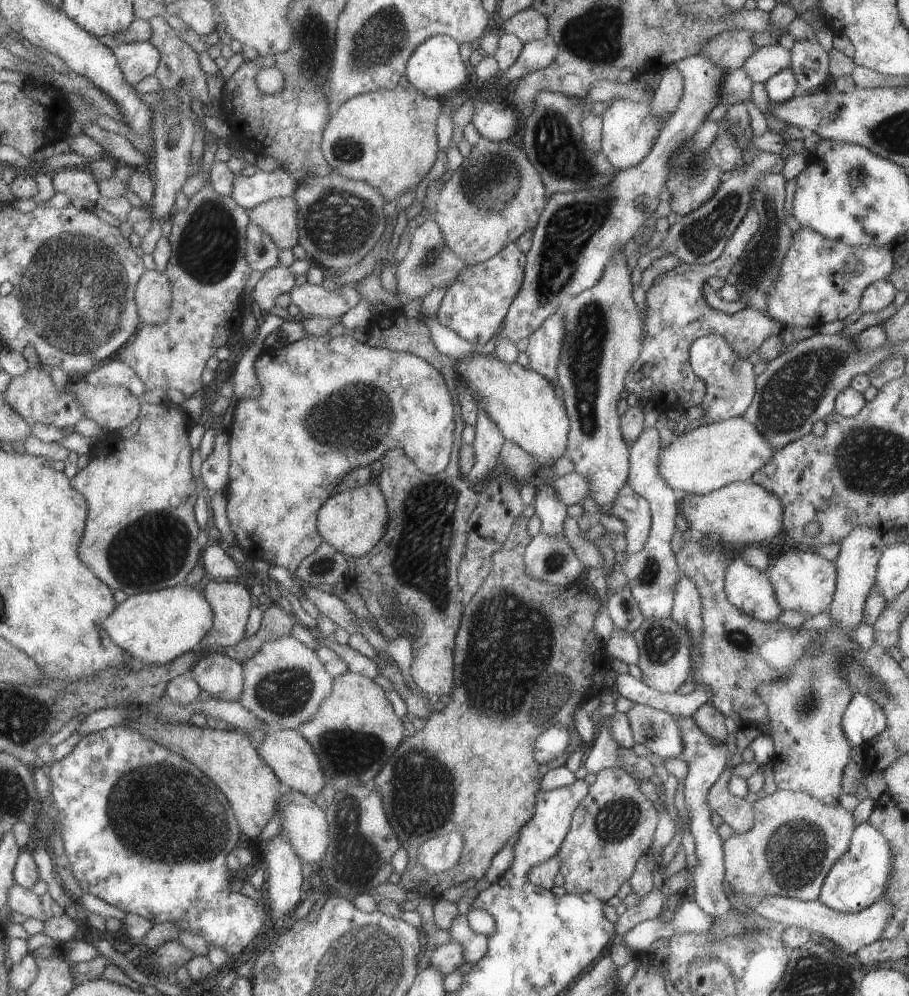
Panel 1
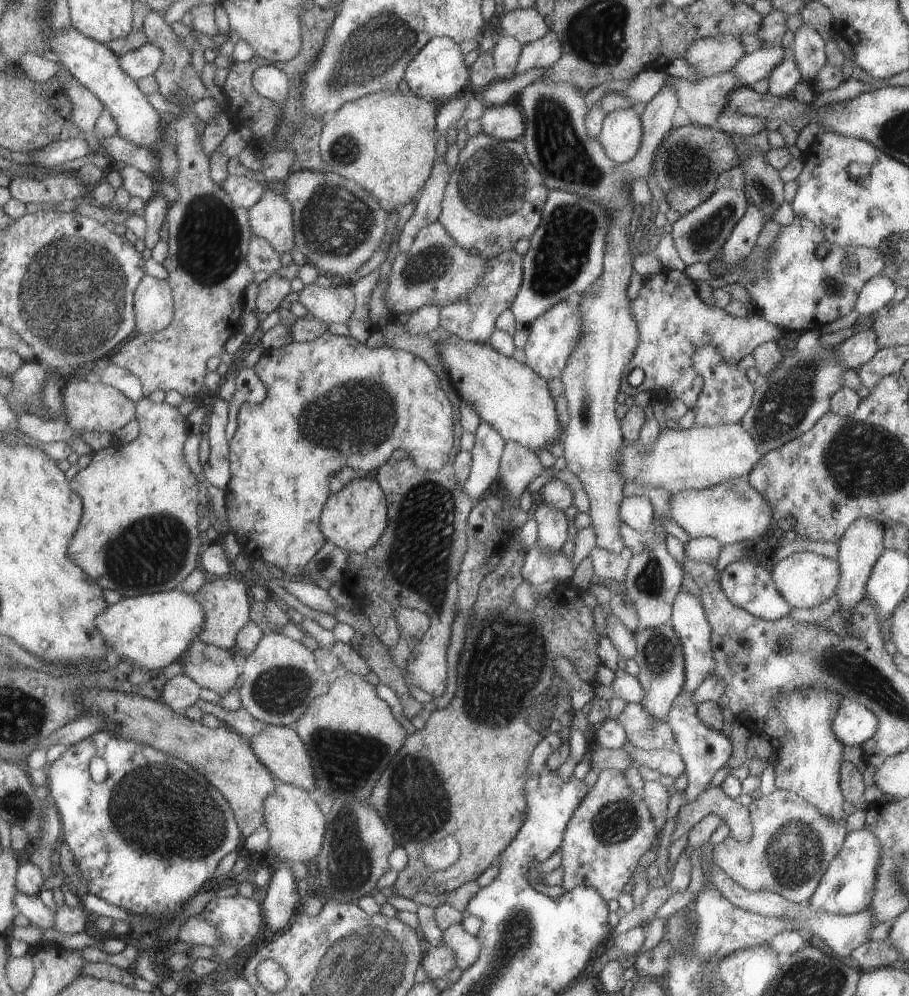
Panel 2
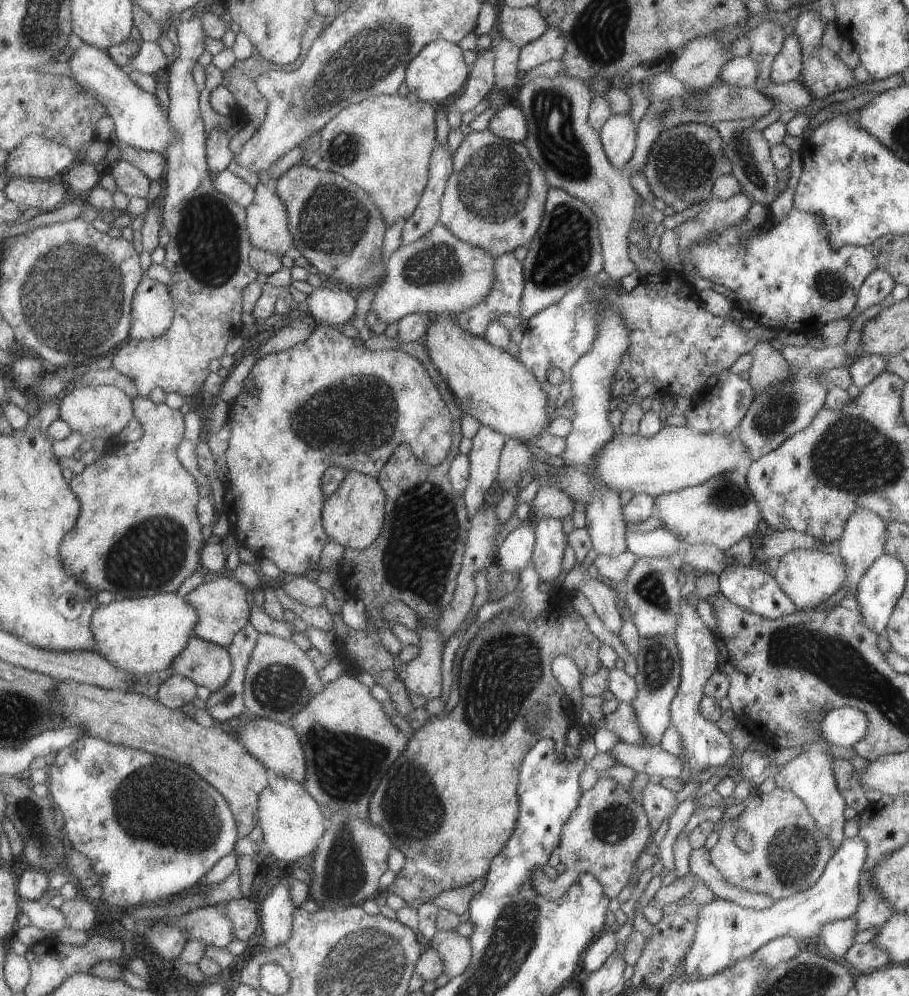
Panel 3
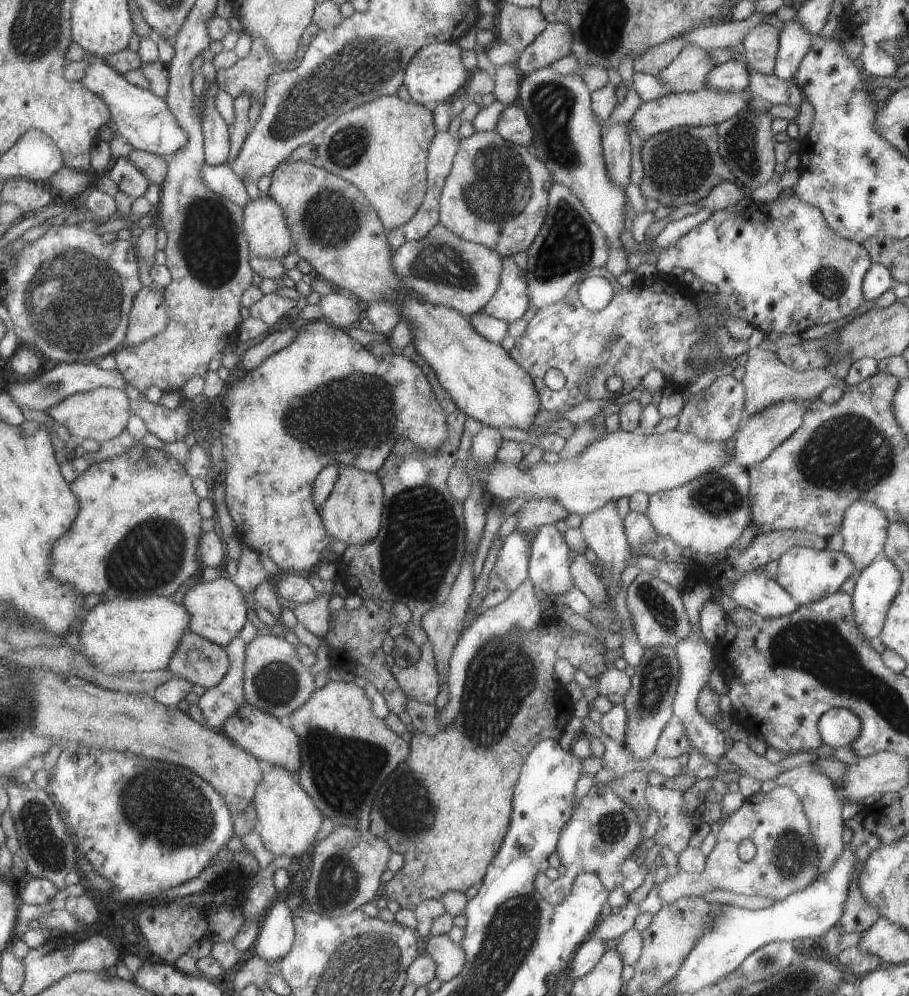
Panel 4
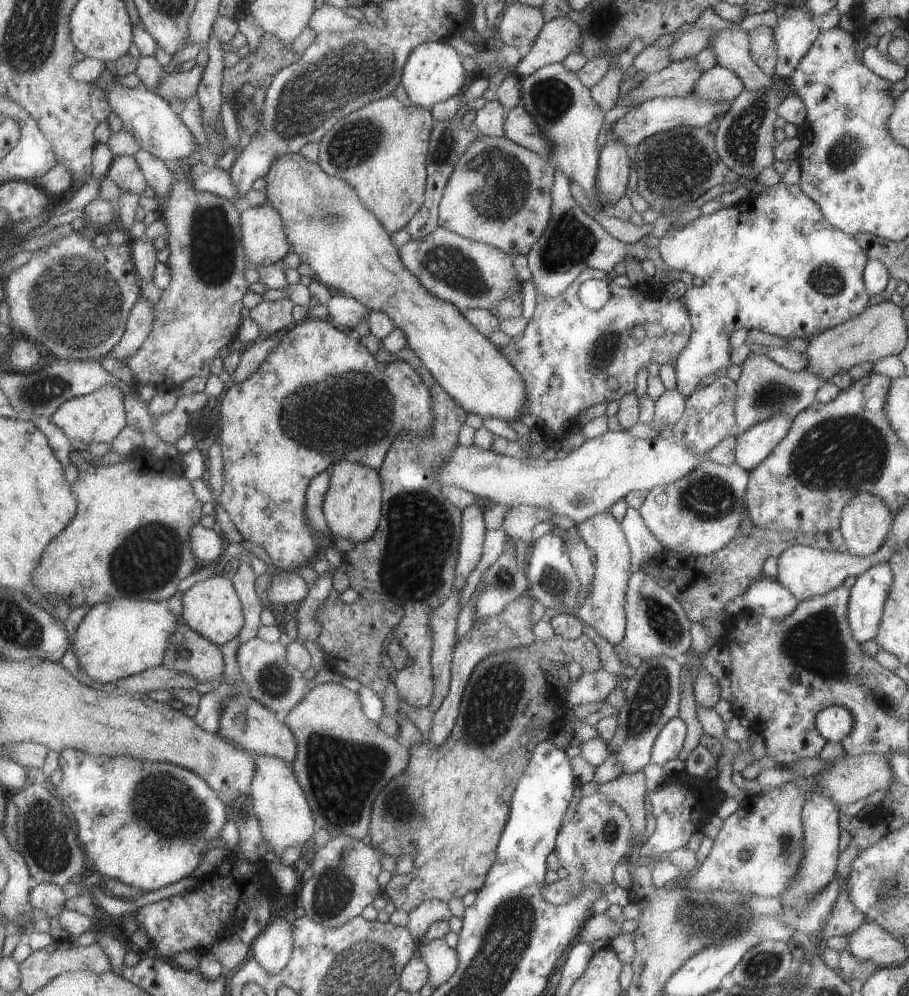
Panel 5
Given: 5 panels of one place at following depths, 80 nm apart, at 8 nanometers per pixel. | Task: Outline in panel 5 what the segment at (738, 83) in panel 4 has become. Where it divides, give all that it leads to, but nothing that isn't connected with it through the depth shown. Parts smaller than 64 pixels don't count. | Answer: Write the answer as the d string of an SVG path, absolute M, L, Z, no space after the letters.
M714 65L701 72L700 77L690 88L689 94L708 103L729 104L744 88L733 72Z

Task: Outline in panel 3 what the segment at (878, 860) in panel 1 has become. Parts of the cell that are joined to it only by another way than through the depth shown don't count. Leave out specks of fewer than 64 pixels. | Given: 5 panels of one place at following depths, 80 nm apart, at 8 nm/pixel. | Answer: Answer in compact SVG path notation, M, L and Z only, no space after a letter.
M861 836L844 838L811 888L795 896L779 899L767 910L743 908L719 898L699 904L695 935L683 961L683 974L691 980L713 976L733 962L752 955L771 940L793 936L802 942L807 937L819 937L821 924L853 916L861 902L858 881L865 856L867 844Z

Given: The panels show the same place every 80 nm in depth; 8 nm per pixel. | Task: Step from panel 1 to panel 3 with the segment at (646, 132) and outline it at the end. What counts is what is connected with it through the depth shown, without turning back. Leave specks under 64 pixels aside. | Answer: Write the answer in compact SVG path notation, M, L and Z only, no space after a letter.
M611 114L599 135L600 146L610 166L621 170L631 159L635 149L637 132L630 114Z

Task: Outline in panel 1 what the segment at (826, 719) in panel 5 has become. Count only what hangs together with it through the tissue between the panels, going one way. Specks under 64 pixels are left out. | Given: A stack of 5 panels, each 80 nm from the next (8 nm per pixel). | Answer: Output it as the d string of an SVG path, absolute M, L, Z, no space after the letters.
M854 692L841 716L841 732L849 746L863 746L864 742L885 730L885 722L887 718L879 704L861 692Z

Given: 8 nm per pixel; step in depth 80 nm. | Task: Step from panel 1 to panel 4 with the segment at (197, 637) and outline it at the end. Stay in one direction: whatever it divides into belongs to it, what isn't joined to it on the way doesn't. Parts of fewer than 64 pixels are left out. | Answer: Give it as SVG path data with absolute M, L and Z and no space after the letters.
M157 596L136 600L113 598L100 601L87 611L87 616L81 622L81 630L78 634L81 654L89 658L89 664L95 666L97 672L103 672L103 674L140 673L165 669L183 632L189 626L187 610L171 599L172 596Z

